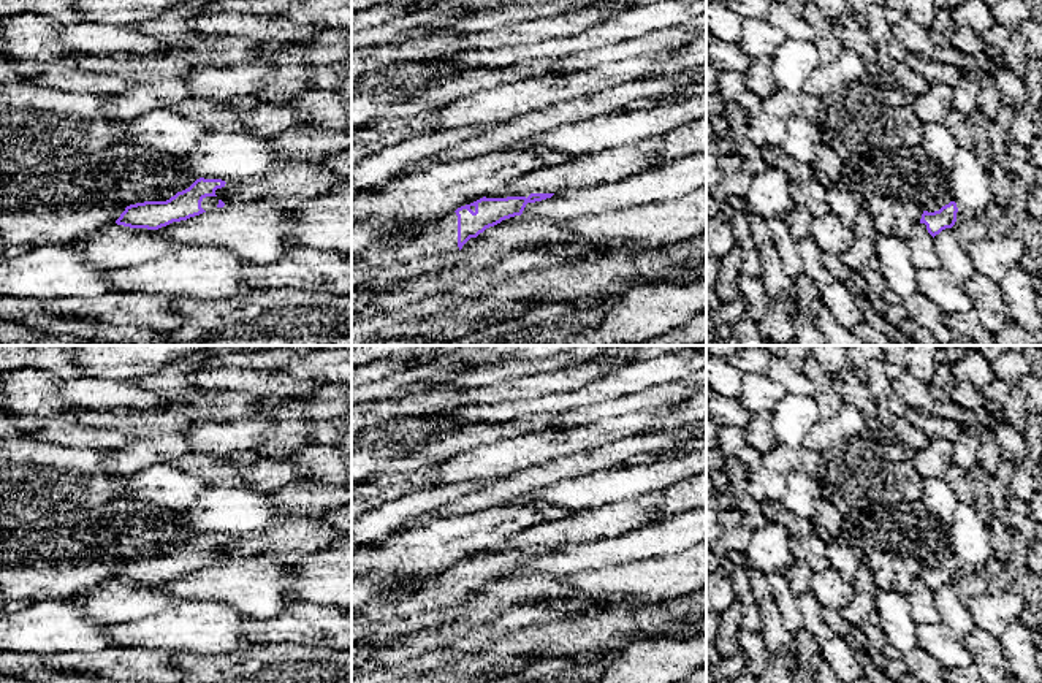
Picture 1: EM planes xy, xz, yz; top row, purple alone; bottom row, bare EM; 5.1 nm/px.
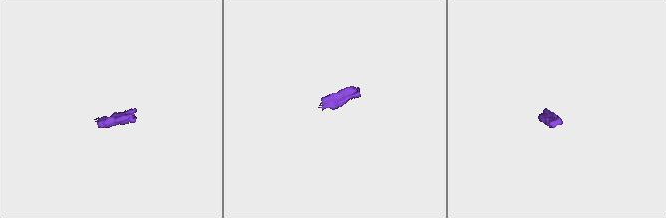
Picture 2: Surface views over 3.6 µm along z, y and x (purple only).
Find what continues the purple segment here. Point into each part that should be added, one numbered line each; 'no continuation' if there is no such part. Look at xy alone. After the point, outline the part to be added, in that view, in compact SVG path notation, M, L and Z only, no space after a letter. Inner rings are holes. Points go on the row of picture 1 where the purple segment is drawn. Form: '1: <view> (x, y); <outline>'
1: xy (208, 203); M226 182L222 189L217 189L214 197L206 197L206 198L203 198L201 208L203 208L204 211L212 211L212 209L217 208L217 204L219 204L220 200L222 200L225 204L230 204L230 201L225 200L225 193L226 193L226 185L228 185L228 184L230 184L230 182Z

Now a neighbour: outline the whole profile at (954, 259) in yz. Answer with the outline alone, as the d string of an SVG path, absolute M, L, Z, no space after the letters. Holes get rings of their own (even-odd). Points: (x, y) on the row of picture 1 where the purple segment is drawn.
M945 228L934 236L934 250L939 257L941 268L945 269L960 285L975 274L966 249L960 246L952 228Z

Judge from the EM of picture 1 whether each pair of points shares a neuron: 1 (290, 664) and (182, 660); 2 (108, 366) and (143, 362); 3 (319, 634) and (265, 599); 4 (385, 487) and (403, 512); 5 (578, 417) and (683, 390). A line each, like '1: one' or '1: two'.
1: one
2: one
3: two
4: two
5: one

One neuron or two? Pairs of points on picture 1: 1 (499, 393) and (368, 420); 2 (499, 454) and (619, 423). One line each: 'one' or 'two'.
1: one
2: one

